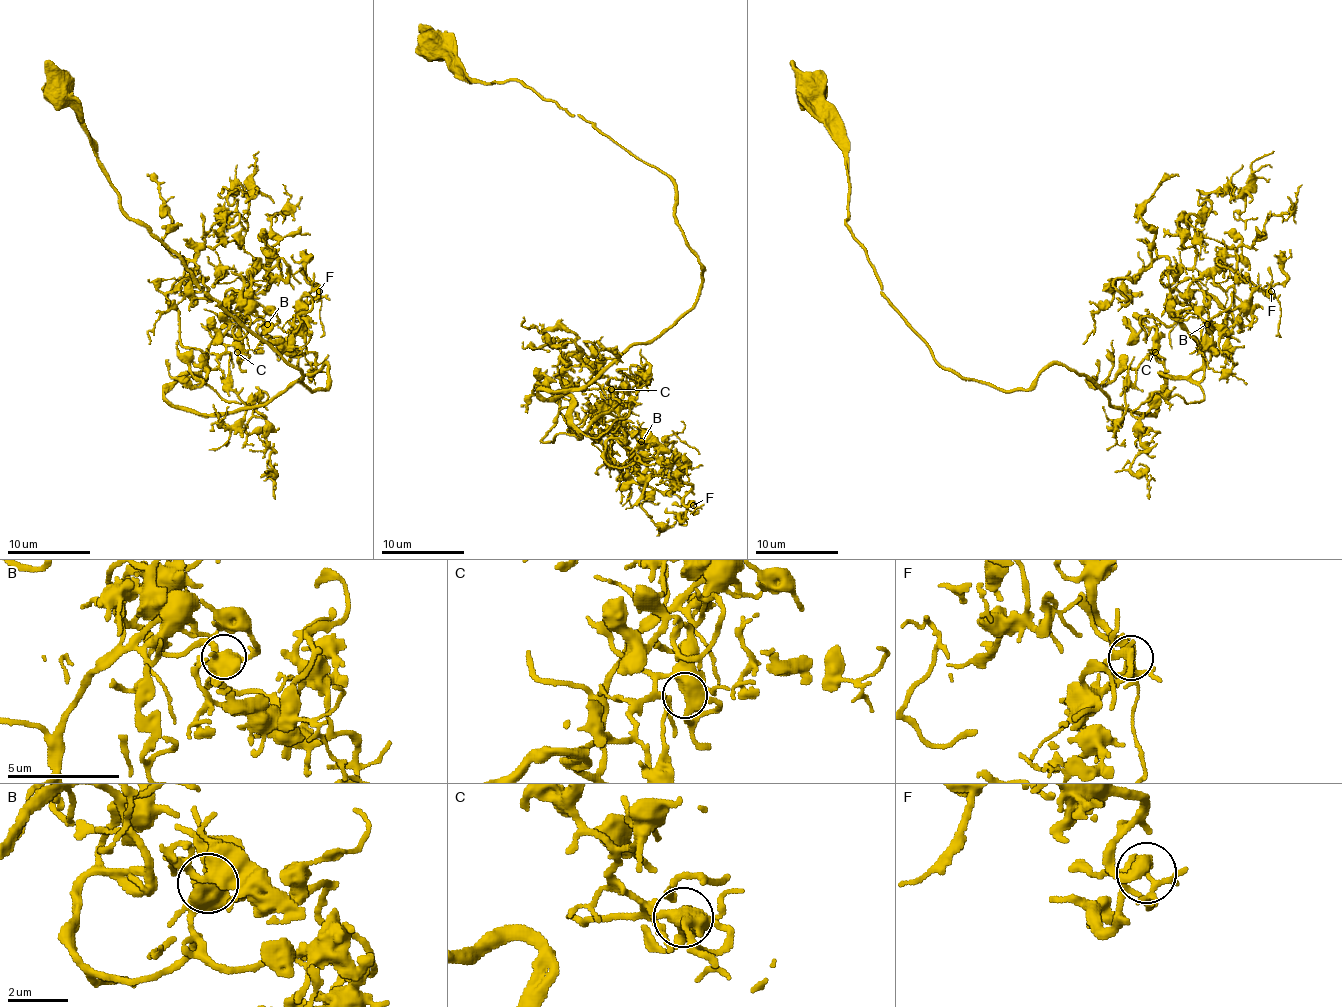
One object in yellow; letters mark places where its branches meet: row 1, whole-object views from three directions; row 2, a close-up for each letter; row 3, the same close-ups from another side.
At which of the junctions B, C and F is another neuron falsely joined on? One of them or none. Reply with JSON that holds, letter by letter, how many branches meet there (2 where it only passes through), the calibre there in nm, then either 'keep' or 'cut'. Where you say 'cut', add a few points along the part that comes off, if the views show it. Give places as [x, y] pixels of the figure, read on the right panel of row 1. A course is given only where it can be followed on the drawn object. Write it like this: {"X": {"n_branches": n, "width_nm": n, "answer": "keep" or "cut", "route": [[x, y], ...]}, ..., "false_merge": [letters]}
{"B": {"n_branches": 4, "width_nm": 550, "answer": "keep"}, "C": {"n_branches": 5, "width_nm": 480, "answer": "keep"}, "F": {"n_branches": 6, "width_nm": 360, "answer": "keep"}, "false_merge": []}

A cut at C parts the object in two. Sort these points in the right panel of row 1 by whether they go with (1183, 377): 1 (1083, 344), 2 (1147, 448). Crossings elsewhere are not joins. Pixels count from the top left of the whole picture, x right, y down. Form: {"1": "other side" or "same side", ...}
{"1": "same side", "2": "same side"}

